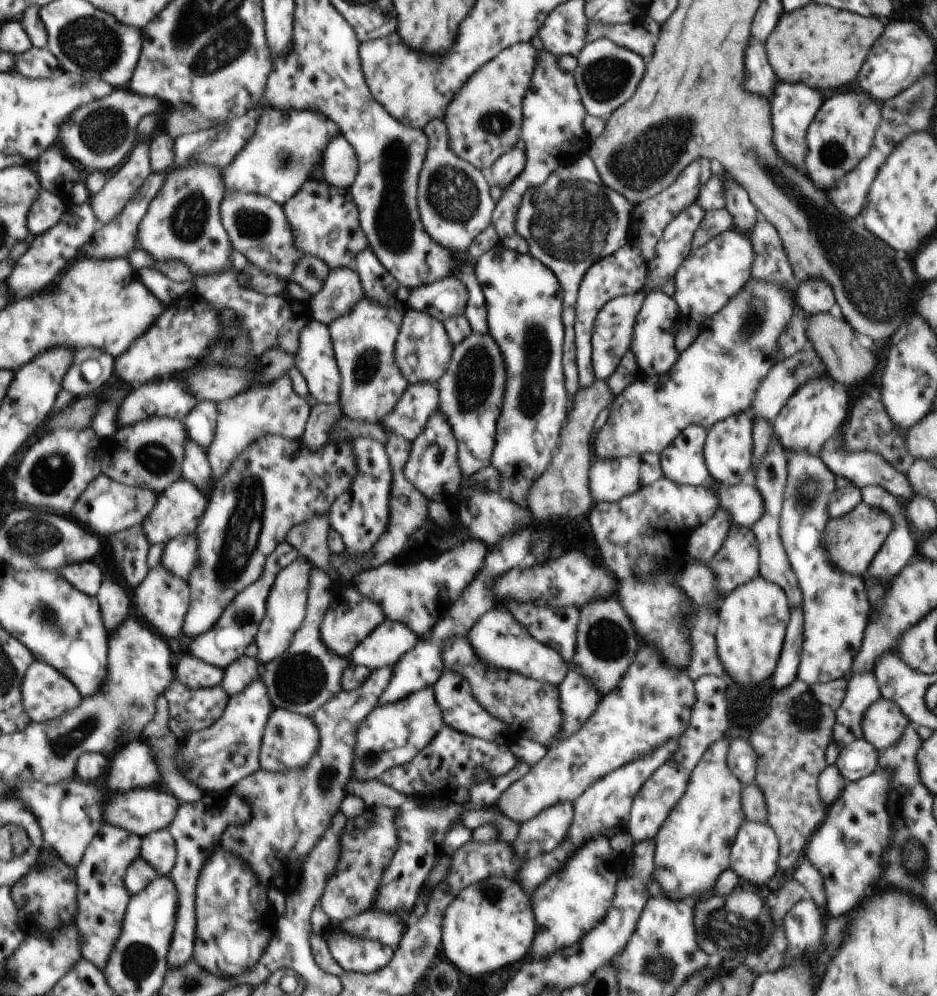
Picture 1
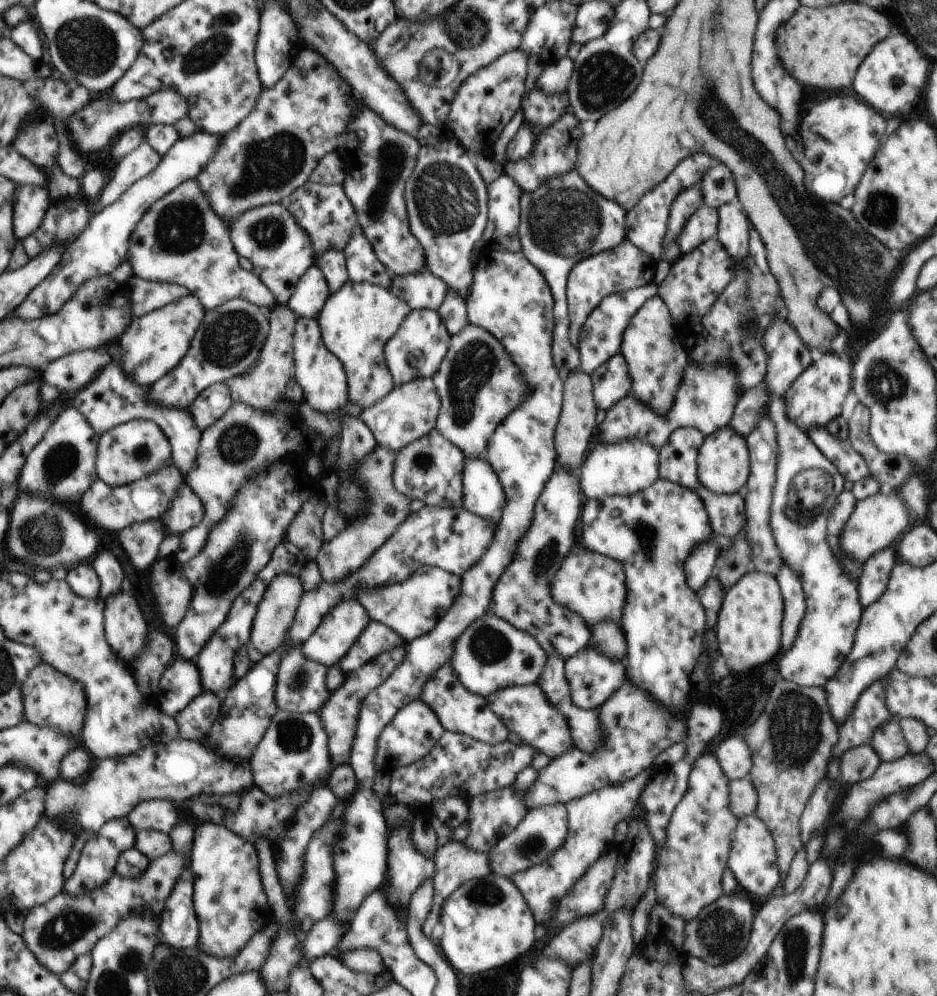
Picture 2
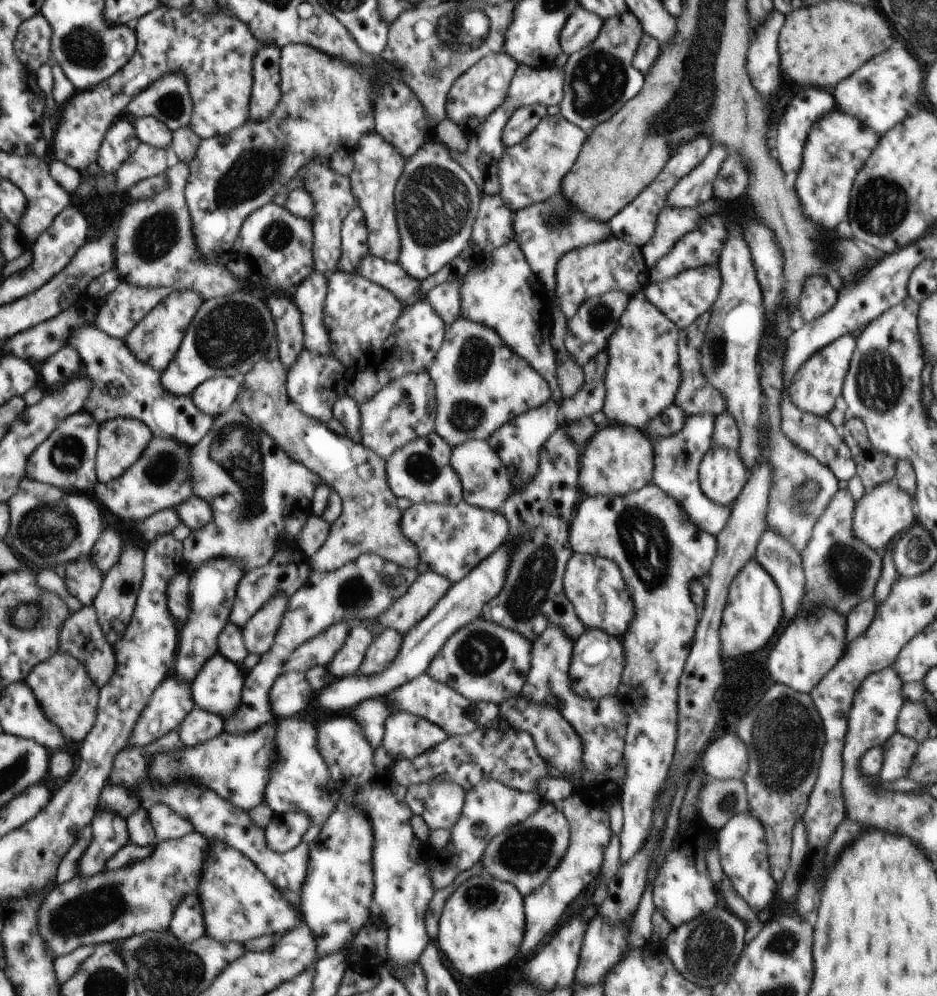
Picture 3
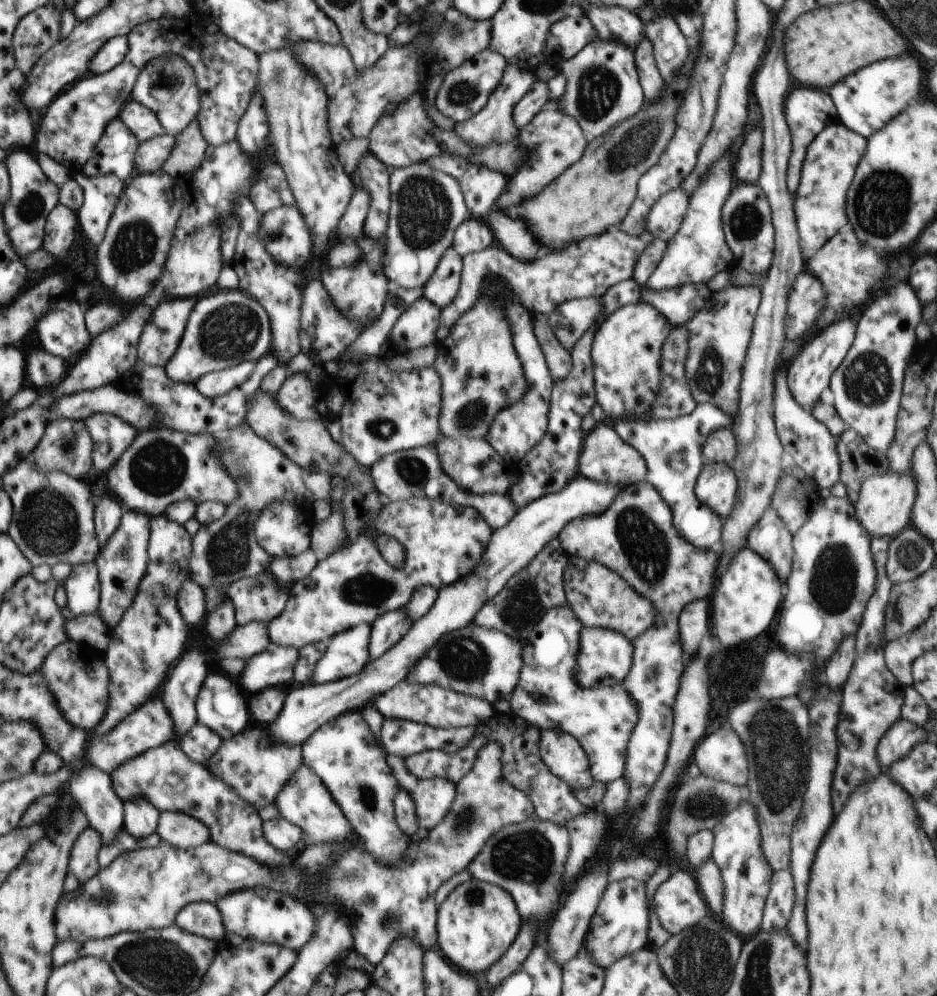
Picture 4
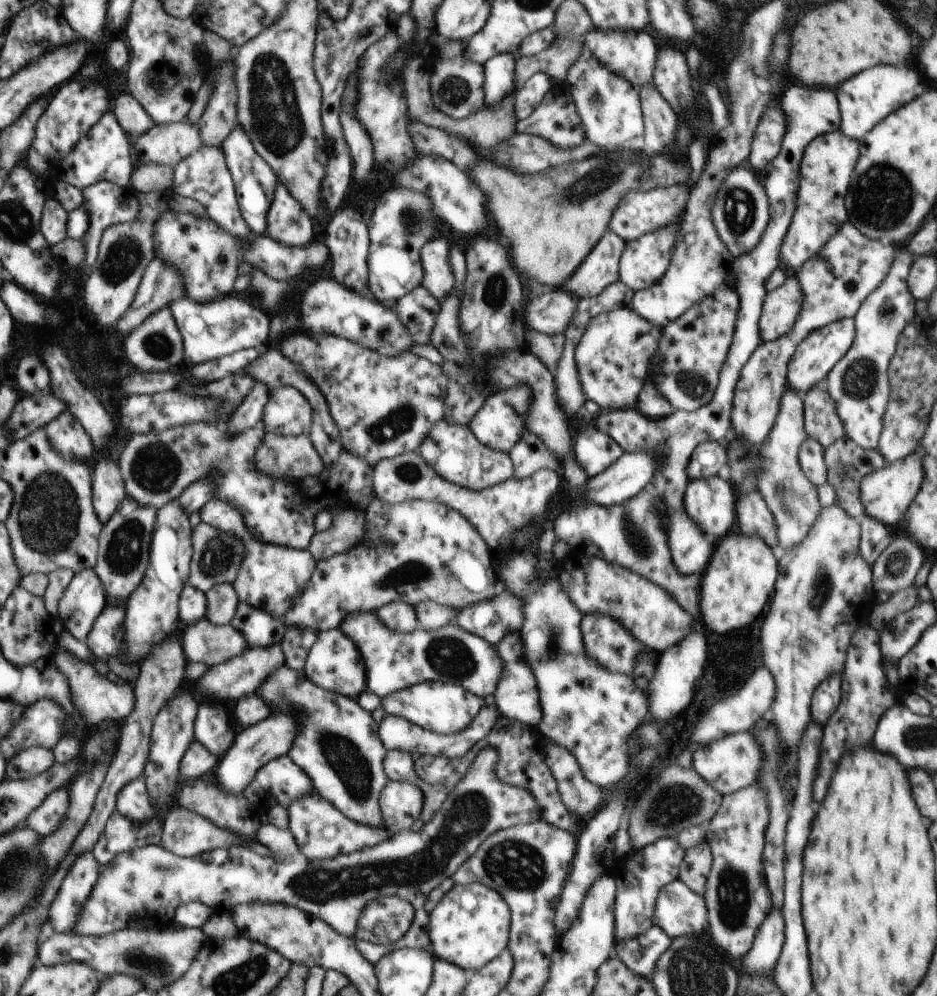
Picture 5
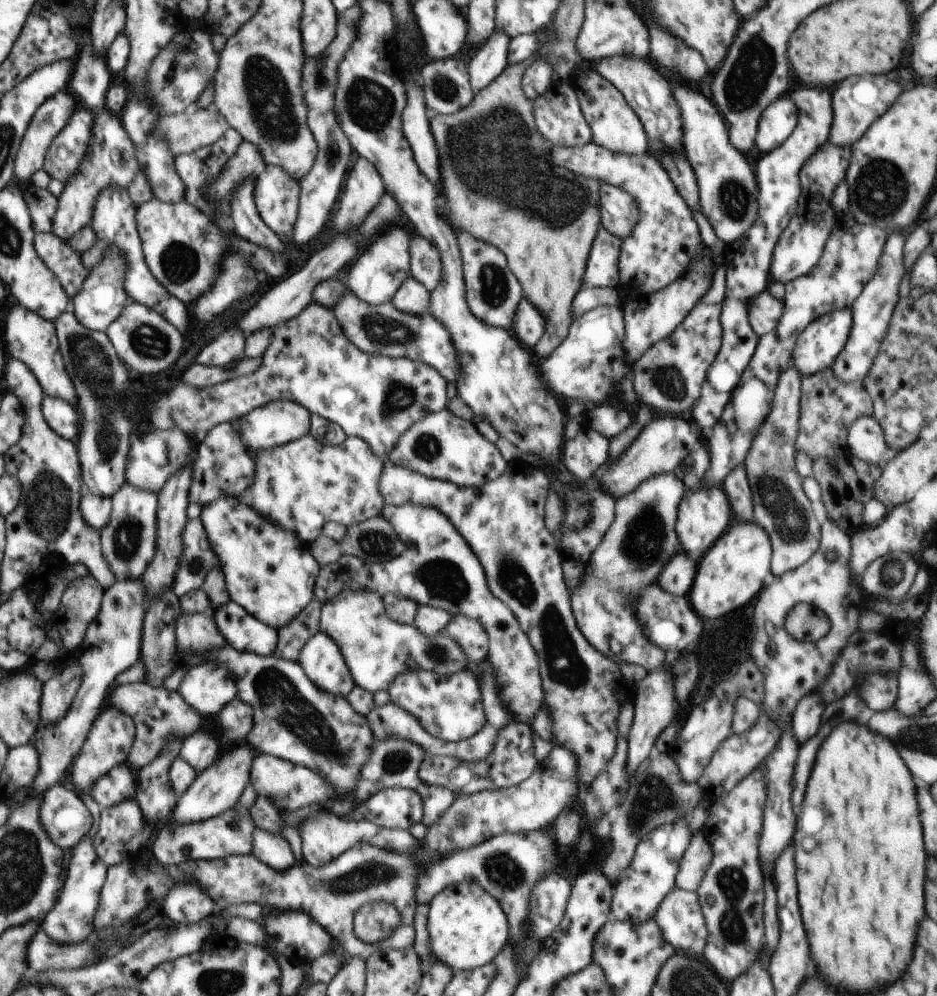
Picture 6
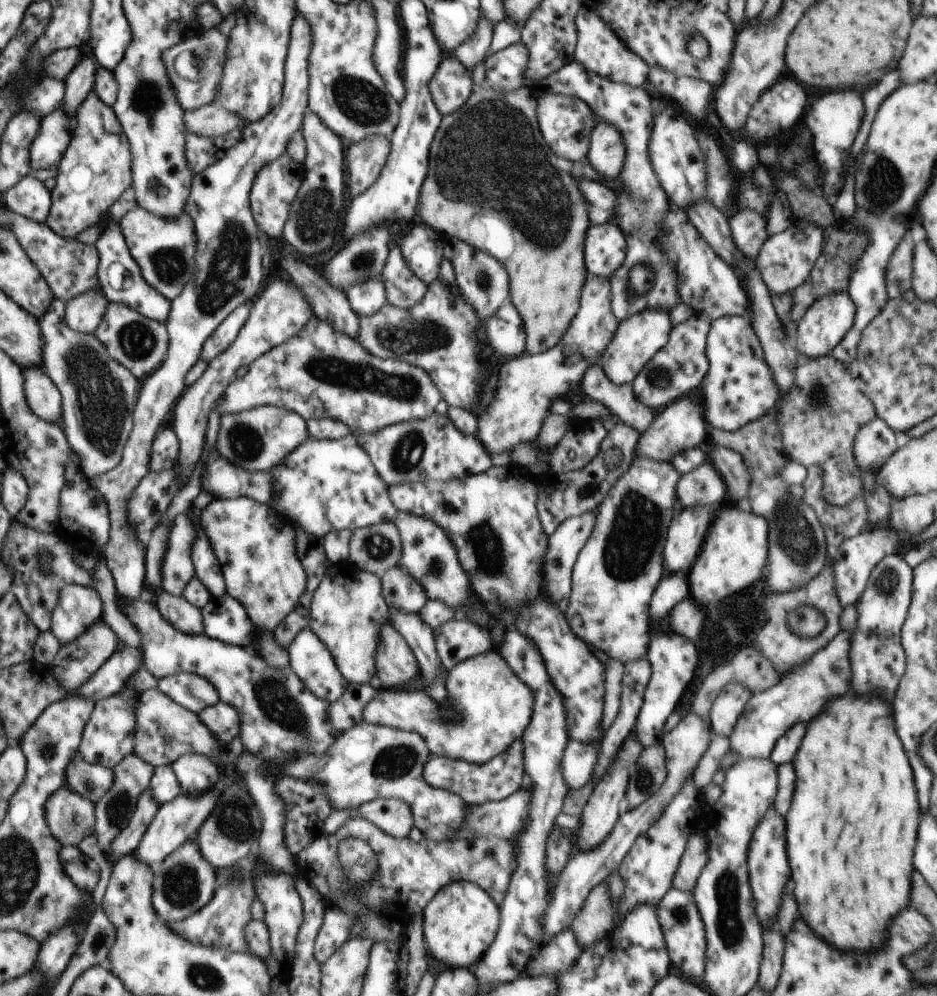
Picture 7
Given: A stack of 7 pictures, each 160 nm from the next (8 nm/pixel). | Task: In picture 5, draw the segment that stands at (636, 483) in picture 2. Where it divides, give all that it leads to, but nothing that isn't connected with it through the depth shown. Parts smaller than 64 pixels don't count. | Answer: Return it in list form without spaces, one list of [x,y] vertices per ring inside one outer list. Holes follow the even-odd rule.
[[[591,423],[578,434],[574,442],[573,458],[576,458],[576,462],[590,478],[604,472],[623,452],[623,448],[614,439]]]

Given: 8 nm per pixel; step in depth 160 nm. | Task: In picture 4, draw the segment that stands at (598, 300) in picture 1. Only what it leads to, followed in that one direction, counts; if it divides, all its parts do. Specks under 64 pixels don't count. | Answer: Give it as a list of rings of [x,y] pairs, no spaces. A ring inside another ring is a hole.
[[[610,228],[601,235],[590,235],[586,240],[571,242],[560,252],[548,252],[542,258],[533,261],[521,261],[500,250],[494,245],[477,253],[463,256],[461,285],[454,300],[441,310],[440,324],[436,330],[437,340],[446,344],[456,321],[469,311],[480,297],[481,285],[489,275],[501,277],[509,283],[519,296],[522,304],[532,313],[551,314],[563,302],[572,299],[602,297],[615,284],[633,279],[633,272],[638,257],[654,242],[656,237],[648,231],[637,237],[626,234],[620,229]]]

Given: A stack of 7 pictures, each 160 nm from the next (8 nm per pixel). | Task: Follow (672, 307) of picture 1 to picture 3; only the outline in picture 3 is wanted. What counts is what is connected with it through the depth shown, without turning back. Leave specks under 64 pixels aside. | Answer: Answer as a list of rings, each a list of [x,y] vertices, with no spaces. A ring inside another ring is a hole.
[[[643,292],[629,298],[605,349],[608,365],[604,372],[606,396],[602,411],[607,425],[625,425],[640,430],[664,408],[673,405],[682,380],[678,370],[680,333],[676,324],[650,303]]]

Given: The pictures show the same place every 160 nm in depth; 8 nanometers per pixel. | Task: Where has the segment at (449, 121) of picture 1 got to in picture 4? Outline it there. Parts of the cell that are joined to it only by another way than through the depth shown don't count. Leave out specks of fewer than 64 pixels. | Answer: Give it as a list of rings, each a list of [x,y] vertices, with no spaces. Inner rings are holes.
[[[484,49],[464,64],[448,71],[442,81],[442,88],[435,96],[436,108],[452,120],[452,123],[464,122],[478,114],[488,102],[490,95],[498,88],[505,66],[506,58],[492,49]]]

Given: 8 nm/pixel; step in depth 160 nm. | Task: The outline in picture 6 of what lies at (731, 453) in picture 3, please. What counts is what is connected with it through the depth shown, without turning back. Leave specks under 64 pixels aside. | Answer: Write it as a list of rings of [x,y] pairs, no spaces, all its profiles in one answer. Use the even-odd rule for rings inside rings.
[[[700,486],[696,492],[690,492],[688,496],[684,495],[679,502],[675,524],[675,533],[679,538],[682,551],[692,556],[694,560],[700,560],[734,520],[731,504],[722,486]]]

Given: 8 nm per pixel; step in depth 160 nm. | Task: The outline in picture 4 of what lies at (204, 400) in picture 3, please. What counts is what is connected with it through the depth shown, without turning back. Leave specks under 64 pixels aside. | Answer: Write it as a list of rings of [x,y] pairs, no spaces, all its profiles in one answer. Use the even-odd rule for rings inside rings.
[[[243,362],[238,366],[201,376],[194,384],[202,396],[213,399],[227,395],[233,388],[246,383],[255,369],[253,362]]]

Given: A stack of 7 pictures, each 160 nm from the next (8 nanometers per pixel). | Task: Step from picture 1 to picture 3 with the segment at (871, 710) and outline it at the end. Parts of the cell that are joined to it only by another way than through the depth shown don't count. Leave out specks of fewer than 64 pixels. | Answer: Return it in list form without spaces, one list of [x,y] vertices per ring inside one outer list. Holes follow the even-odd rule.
[[[897,731],[883,745],[884,760],[881,767],[882,782],[894,782],[908,776],[908,770],[918,754],[920,743]]]

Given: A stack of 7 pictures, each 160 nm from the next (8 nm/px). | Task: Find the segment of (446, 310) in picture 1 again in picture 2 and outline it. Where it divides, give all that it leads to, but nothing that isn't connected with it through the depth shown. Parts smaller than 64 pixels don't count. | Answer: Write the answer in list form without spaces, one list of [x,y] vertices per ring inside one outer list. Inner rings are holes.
[[[428,271],[414,272],[406,276],[392,275],[392,284],[388,290],[402,298],[412,309],[431,309],[438,311],[446,298],[448,286],[444,280]]]

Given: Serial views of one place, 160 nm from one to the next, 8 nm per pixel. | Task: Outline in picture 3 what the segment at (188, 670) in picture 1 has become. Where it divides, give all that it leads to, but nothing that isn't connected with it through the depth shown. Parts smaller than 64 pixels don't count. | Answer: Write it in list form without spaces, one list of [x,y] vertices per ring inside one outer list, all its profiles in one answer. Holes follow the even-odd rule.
[[[172,676],[166,678],[152,694],[142,720],[138,720],[130,744],[144,746],[172,730],[178,730],[185,716],[196,707],[190,692],[191,684]]]

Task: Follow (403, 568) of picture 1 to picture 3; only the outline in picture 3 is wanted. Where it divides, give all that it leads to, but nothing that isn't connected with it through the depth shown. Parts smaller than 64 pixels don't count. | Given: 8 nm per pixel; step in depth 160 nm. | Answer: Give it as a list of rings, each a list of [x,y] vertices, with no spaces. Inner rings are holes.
[[[427,571],[419,575],[408,588],[408,592],[390,604],[377,620],[383,629],[394,628],[404,635],[438,604],[448,592],[450,582],[436,572]]]

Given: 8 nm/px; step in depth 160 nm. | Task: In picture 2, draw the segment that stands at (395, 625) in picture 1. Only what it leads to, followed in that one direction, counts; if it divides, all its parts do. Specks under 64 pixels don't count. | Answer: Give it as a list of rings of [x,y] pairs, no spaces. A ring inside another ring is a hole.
[[[371,621],[358,641],[348,650],[348,653],[340,660],[339,667],[346,674],[358,671],[358,668],[370,663],[380,652],[385,652],[394,646],[406,644],[396,632],[388,626],[377,621]]]

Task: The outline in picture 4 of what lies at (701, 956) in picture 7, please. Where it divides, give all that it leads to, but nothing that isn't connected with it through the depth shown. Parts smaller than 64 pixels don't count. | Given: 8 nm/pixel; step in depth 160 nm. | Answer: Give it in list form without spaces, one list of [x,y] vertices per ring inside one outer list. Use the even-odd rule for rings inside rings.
[[[676,868],[664,882],[659,884],[654,896],[658,918],[671,935],[677,935],[679,932],[692,928],[711,912],[699,891],[697,880],[686,870]]]

